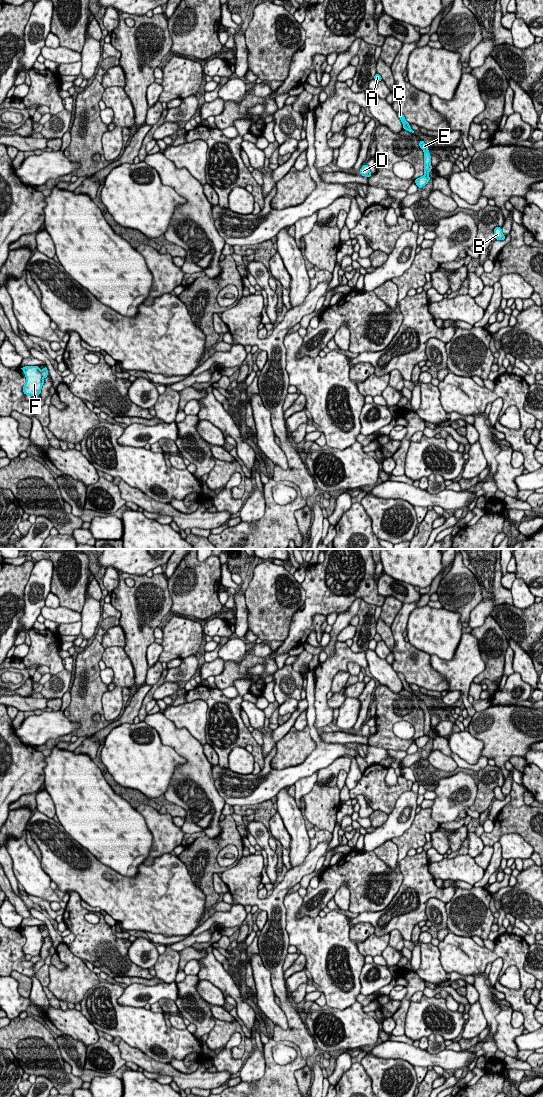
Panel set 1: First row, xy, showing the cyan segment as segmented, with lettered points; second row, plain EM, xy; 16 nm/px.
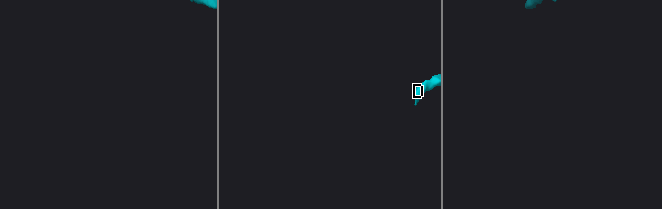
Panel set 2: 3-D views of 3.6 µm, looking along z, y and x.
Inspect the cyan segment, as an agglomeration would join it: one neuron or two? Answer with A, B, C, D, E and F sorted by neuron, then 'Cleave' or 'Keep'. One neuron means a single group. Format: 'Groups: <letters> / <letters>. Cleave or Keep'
Groups: A C E / B D F. Cleave

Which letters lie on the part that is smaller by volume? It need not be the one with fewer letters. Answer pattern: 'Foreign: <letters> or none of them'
Foreign: A, C, E

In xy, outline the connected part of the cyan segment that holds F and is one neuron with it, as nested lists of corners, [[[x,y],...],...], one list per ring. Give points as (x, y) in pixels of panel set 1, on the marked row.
[[[25,366],[21,368],[26,377],[26,383],[23,386],[23,393],[25,395],[38,396],[41,393],[44,384],[43,379],[48,377],[47,367],[41,371],[39,366]]]

